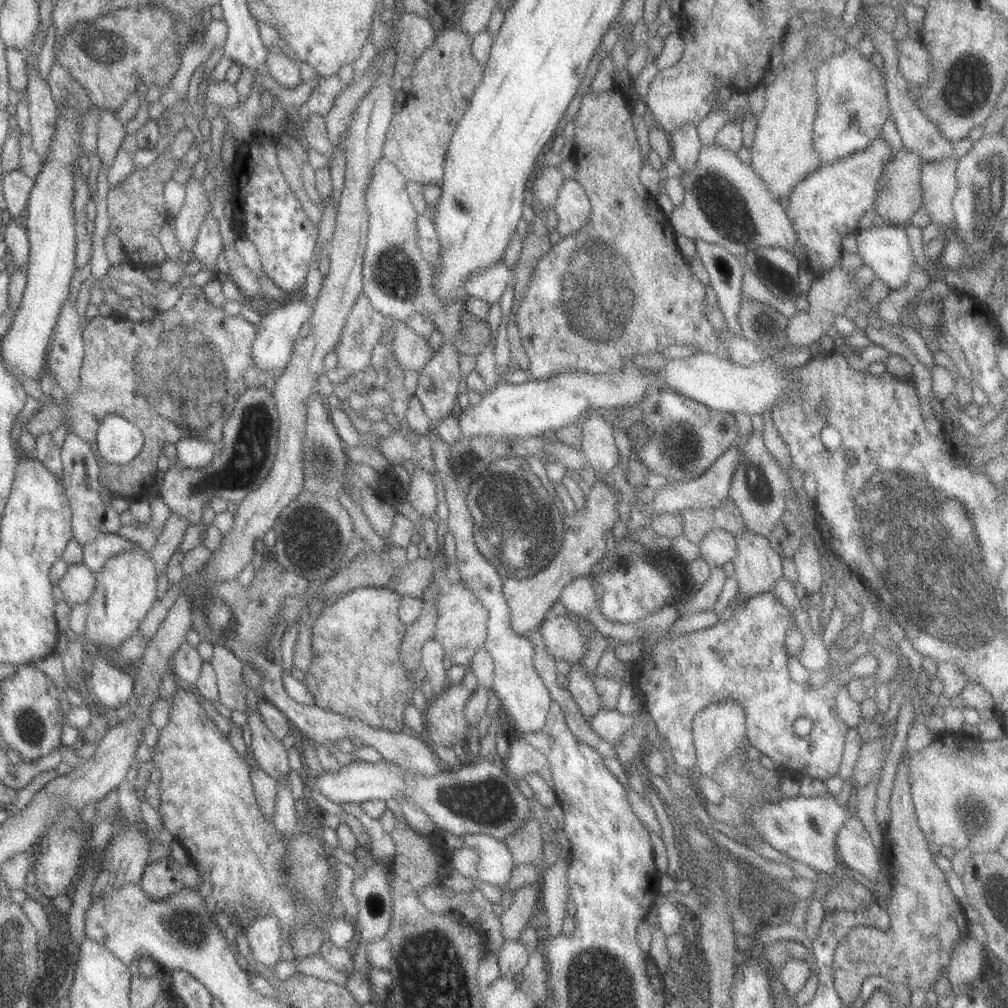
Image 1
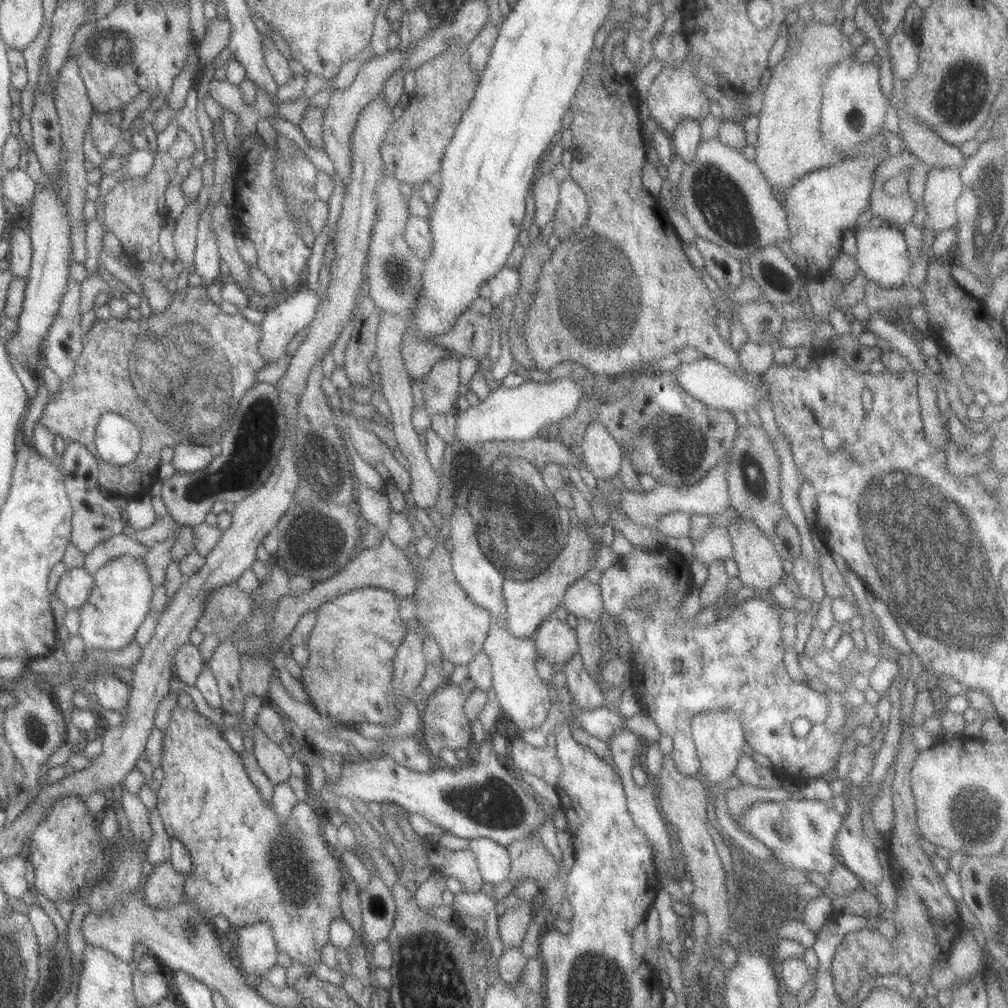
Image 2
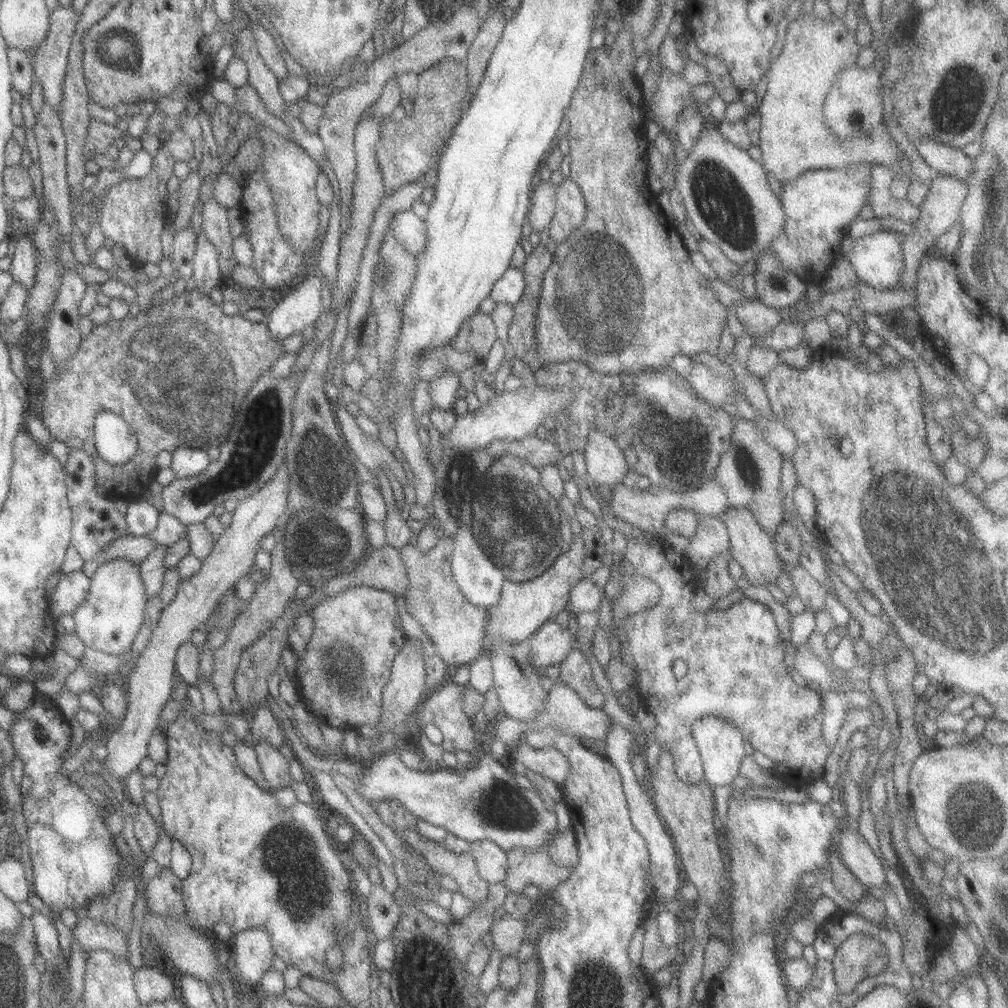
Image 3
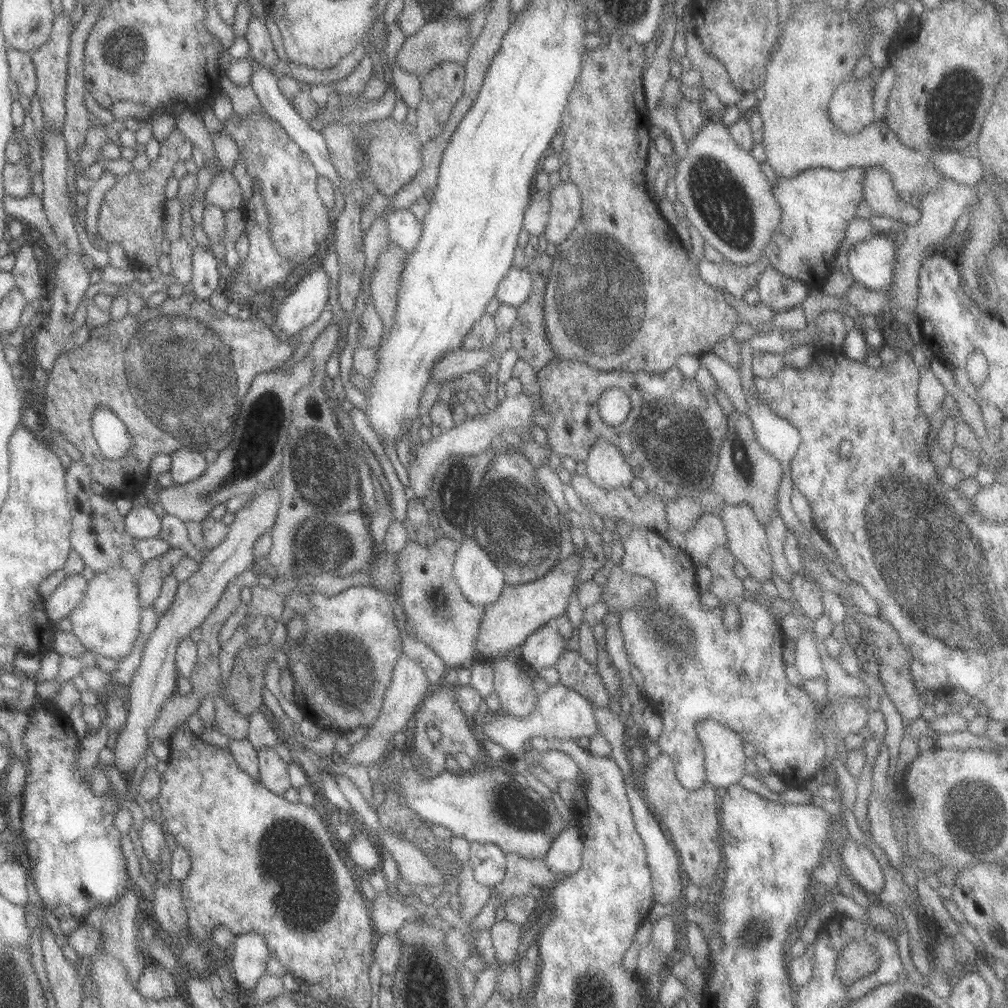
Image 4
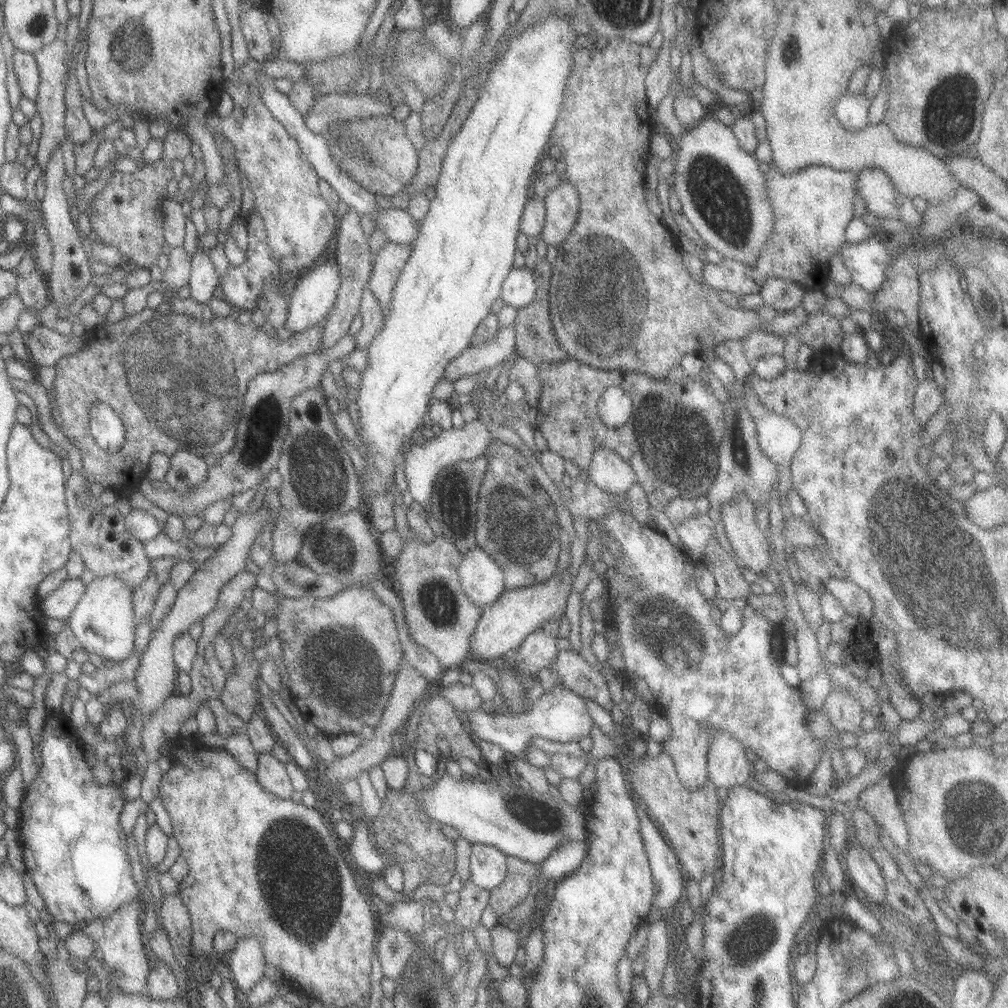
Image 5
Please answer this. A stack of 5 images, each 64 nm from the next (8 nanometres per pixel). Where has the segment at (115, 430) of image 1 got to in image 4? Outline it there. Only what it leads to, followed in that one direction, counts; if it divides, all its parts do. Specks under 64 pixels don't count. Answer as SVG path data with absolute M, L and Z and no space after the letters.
M98 407L93 412L90 419L90 430L99 460L109 457L117 460L123 458L130 435L121 420L107 407Z

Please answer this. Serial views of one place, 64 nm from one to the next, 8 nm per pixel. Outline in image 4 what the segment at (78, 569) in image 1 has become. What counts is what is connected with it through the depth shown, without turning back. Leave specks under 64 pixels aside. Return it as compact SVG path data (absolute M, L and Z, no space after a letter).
M81 574L66 575L59 585L51 591L47 600L43 600L43 609L47 618L58 624L61 618L65 618L75 608L75 605L87 586L87 581Z

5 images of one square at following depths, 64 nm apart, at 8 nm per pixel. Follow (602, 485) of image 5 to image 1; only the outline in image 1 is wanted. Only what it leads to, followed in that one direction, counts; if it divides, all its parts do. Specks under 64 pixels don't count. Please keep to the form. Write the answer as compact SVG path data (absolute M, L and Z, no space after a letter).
M592 412L580 422L581 440L577 448L589 462L595 474L606 474L618 462L612 428L599 414Z

